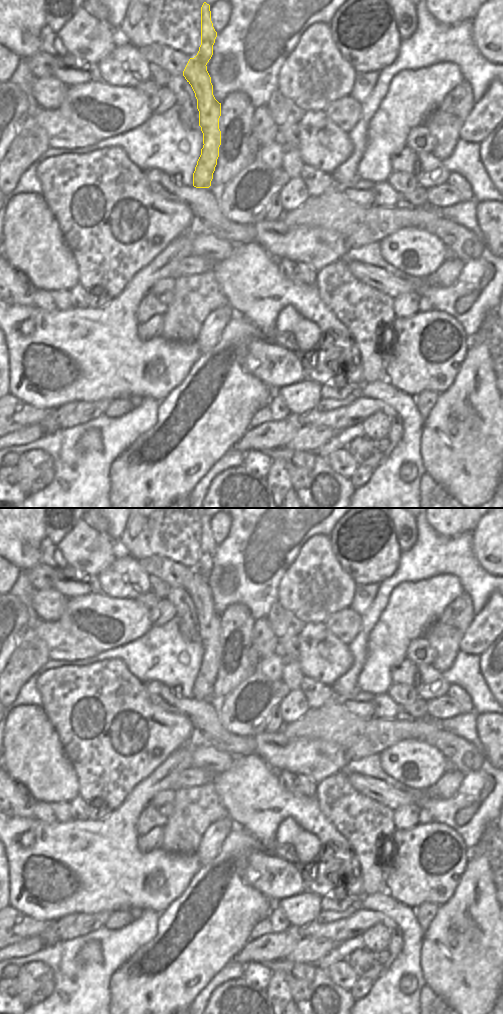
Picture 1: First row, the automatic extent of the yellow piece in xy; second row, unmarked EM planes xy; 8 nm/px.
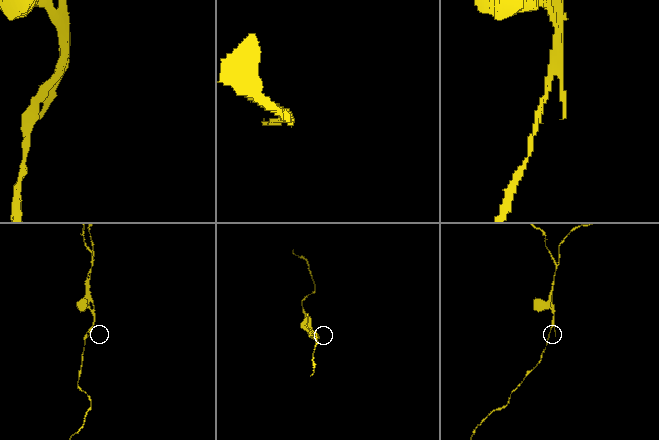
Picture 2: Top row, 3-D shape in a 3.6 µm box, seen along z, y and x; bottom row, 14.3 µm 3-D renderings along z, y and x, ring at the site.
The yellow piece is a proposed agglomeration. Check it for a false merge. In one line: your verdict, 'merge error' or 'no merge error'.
merge error

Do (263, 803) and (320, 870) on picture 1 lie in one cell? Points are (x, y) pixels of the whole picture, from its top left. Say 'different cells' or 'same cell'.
same cell

